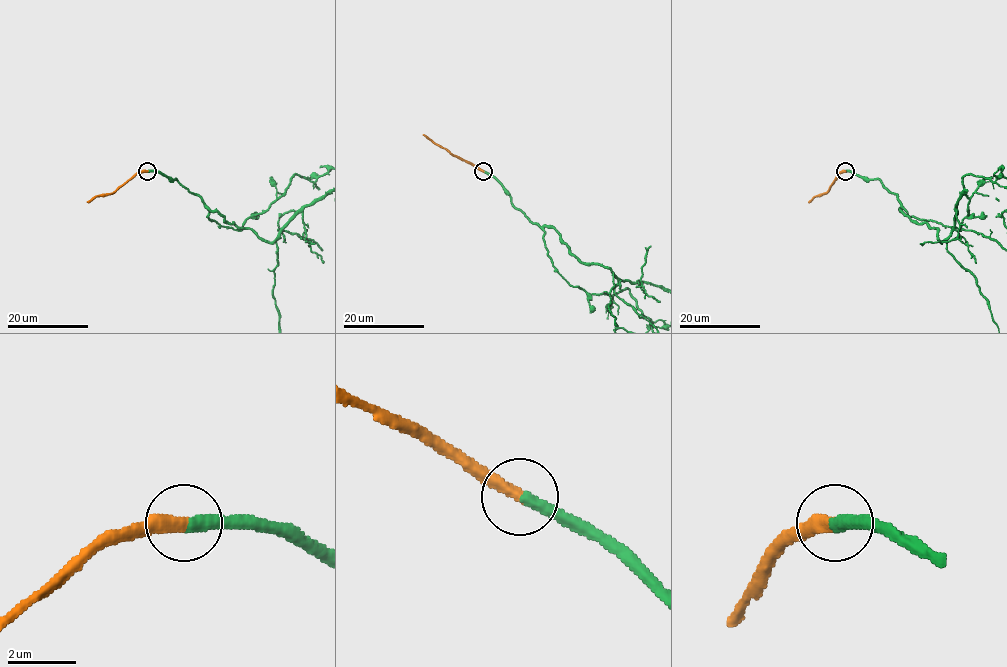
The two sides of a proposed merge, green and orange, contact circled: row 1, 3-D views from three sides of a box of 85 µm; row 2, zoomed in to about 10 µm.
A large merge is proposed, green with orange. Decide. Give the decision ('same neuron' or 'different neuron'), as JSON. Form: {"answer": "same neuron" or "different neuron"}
{"answer": "same neuron"}

